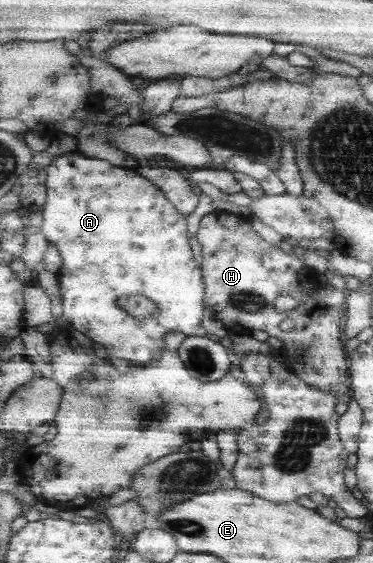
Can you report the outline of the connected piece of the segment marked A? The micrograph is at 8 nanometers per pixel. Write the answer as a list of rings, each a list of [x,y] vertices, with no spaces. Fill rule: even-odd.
[[[69,152],[65,154],[65,156],[60,156],[52,160],[44,169],[47,172],[45,183],[48,188],[48,195],[44,211],[42,212],[44,221],[40,227],[40,231],[47,237],[50,244],[58,246],[62,254],[63,264],[58,277],[62,286],[61,296],[64,306],[64,320],[66,320],[73,329],[83,333],[90,340],[97,342],[97,344],[101,344],[101,346],[106,349],[109,356],[128,361],[132,366],[137,364],[139,367],[153,364],[161,359],[161,355],[163,355],[165,351],[165,337],[168,335],[168,332],[182,332],[188,337],[207,336],[208,330],[202,325],[204,324],[204,318],[209,313],[206,312],[206,303],[204,302],[206,295],[204,272],[201,272],[202,265],[195,260],[195,256],[193,256],[193,252],[191,252],[188,216],[179,212],[176,206],[165,196],[165,193],[156,184],[153,184],[153,181],[150,181],[148,177],[140,176],[134,171],[134,168],[113,166],[113,164],[109,164],[106,160],[86,157],[78,152]],[[131,294],[143,294],[143,296],[150,298],[157,304],[158,311],[153,316],[144,318],[143,320],[133,317],[131,313],[120,304],[121,299],[125,298],[125,296],[131,296]]]

